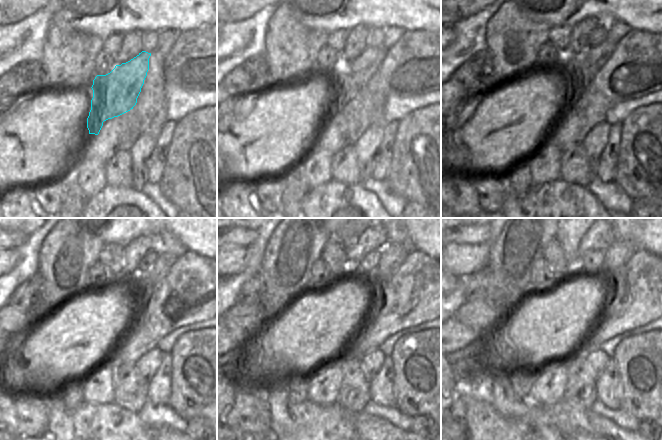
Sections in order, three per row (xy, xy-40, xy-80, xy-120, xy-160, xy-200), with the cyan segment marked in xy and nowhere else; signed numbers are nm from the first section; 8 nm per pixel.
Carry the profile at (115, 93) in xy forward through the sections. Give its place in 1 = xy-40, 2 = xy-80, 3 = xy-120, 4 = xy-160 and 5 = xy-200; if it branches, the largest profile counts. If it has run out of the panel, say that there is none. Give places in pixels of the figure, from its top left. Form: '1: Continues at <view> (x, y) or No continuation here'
1: Continues at xy-40 (349, 79)
2: Continues at xy-80 (578, 74)
3: Continues at xy-120 (144, 284)
4: Continues at xy-160 (393, 255)
5: Continues at xy-200 (618, 255)

